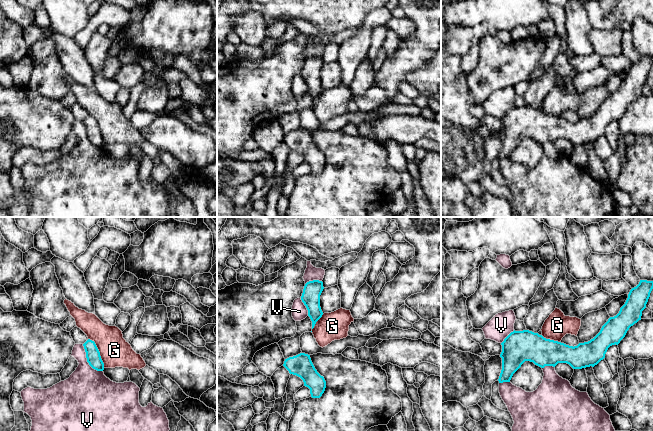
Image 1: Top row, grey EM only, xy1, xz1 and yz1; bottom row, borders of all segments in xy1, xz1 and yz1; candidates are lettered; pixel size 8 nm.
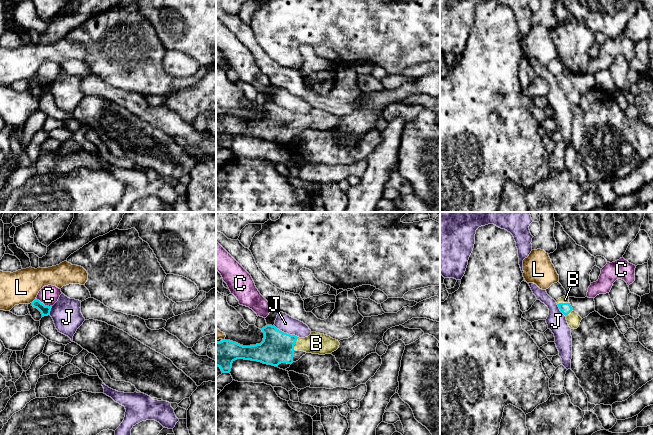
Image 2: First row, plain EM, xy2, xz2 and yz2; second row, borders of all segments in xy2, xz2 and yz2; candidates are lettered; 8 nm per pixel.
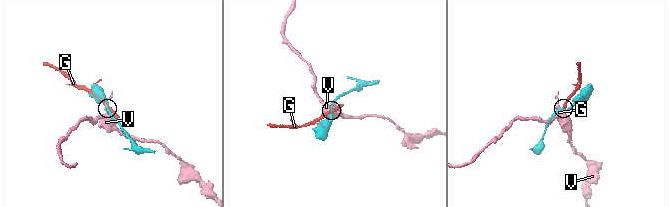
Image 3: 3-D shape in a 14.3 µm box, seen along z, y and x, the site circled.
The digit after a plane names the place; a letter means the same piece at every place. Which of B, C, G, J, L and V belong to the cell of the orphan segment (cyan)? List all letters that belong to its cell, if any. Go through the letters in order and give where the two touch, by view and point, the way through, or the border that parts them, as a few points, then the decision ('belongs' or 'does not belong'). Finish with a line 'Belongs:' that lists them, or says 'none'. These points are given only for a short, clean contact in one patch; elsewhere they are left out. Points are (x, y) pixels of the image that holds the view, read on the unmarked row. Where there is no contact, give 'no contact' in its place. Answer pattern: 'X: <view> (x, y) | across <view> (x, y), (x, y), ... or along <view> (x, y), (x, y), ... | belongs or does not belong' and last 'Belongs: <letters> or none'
B: xz2 (294, 120) | across xz2 (277, 123), (285, 120), (294, 120), (316, 119) | belongs
C: xy2 (43, 80) | along xy2 (36, 74), (45, 81), (51, 82) | does not belong
G: xy1 (99, 128) | along xy1 (88, 114), (94, 118), (104, 143) | does not belong
J: xz2 (286, 109) | along xz2 (274, 101), (284, 108), (299, 113) | does not belong
L: xy2 (34, 76) | does not belong
V: xy1 (87, 137) | does not belong
Belongs: B

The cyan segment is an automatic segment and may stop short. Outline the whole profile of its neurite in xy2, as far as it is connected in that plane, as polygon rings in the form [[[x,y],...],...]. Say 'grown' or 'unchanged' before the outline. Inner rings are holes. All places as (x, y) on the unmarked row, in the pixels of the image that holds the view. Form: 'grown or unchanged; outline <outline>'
unchanged; outline [[[35,75],[32,78],[32,82],[34,84],[37,84],[41,88],[42,93],[50,91],[50,87],[51,87],[52,82],[50,82],[50,83],[49,82],[45,82],[43,79],[41,79],[37,75]]]

